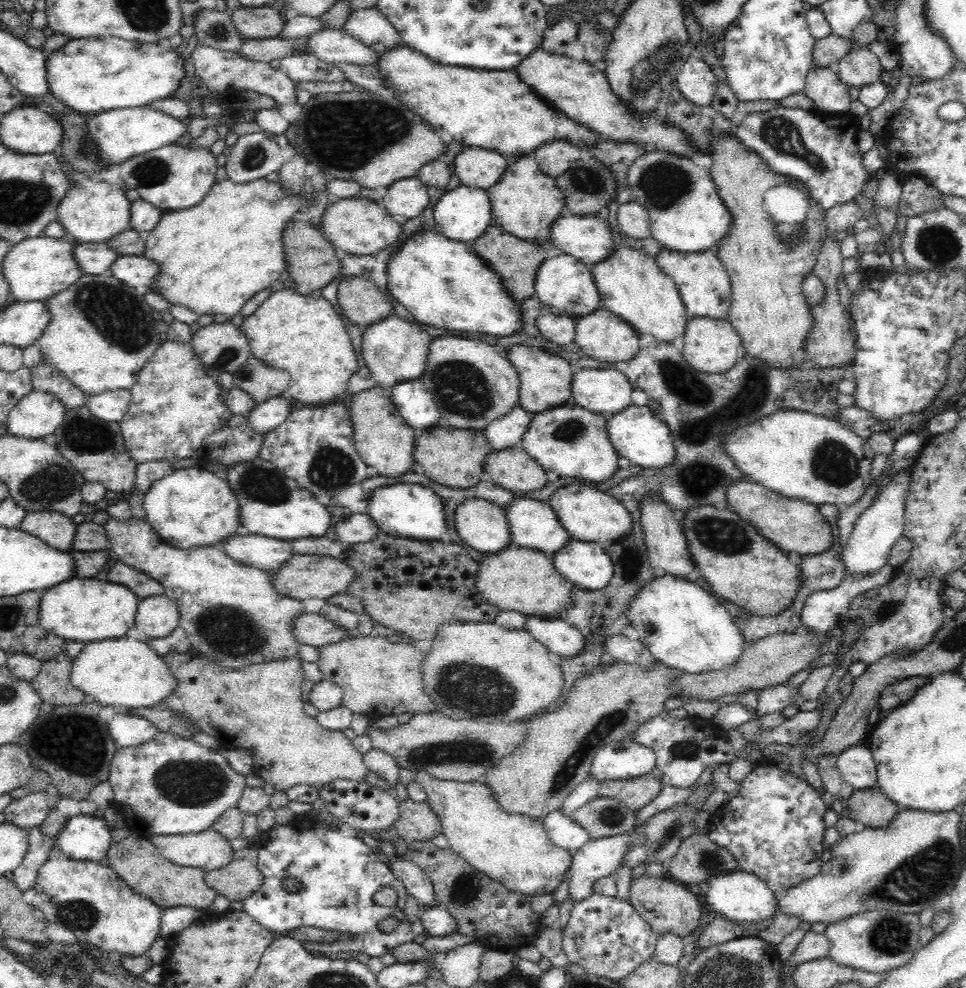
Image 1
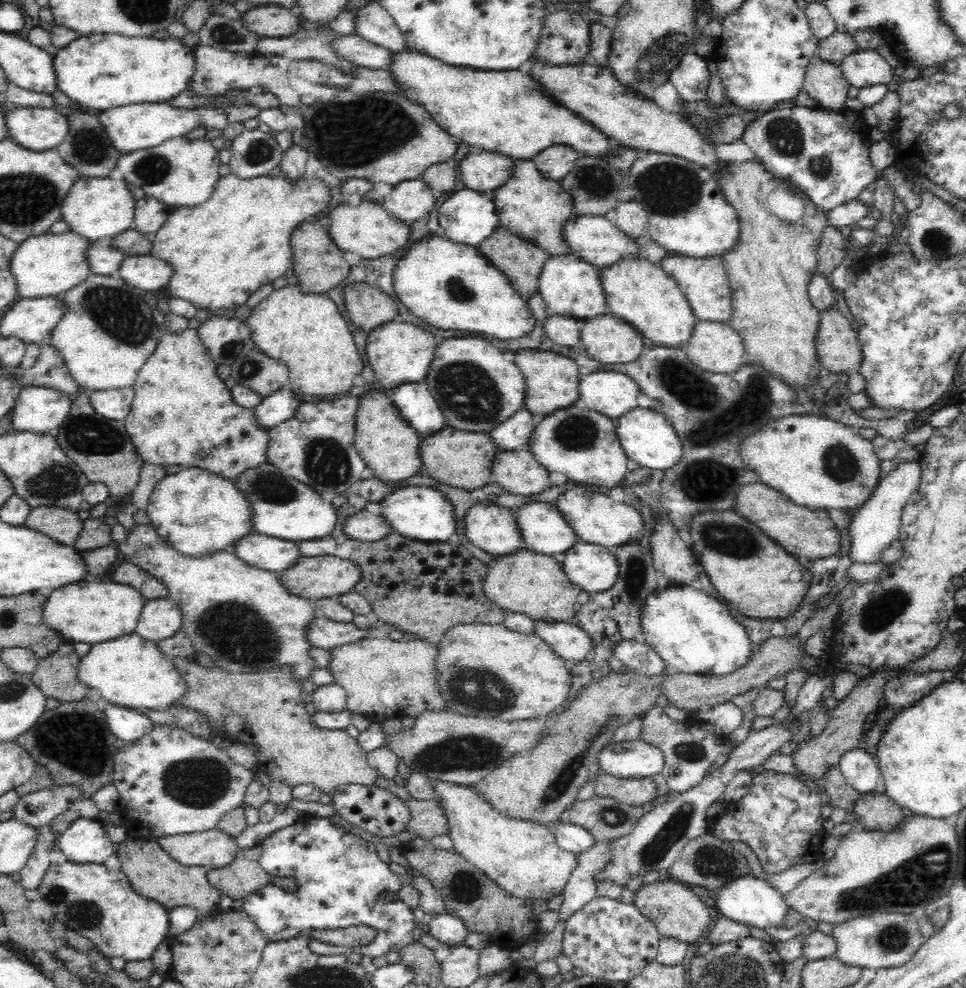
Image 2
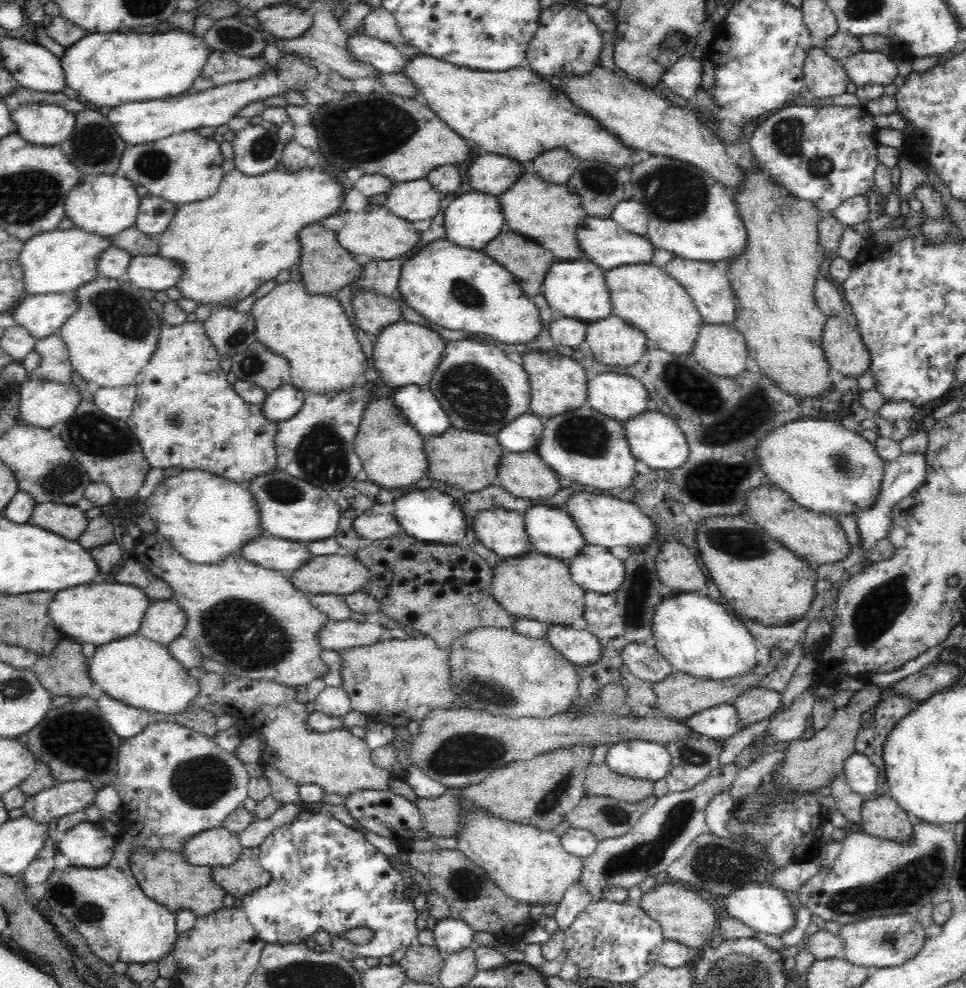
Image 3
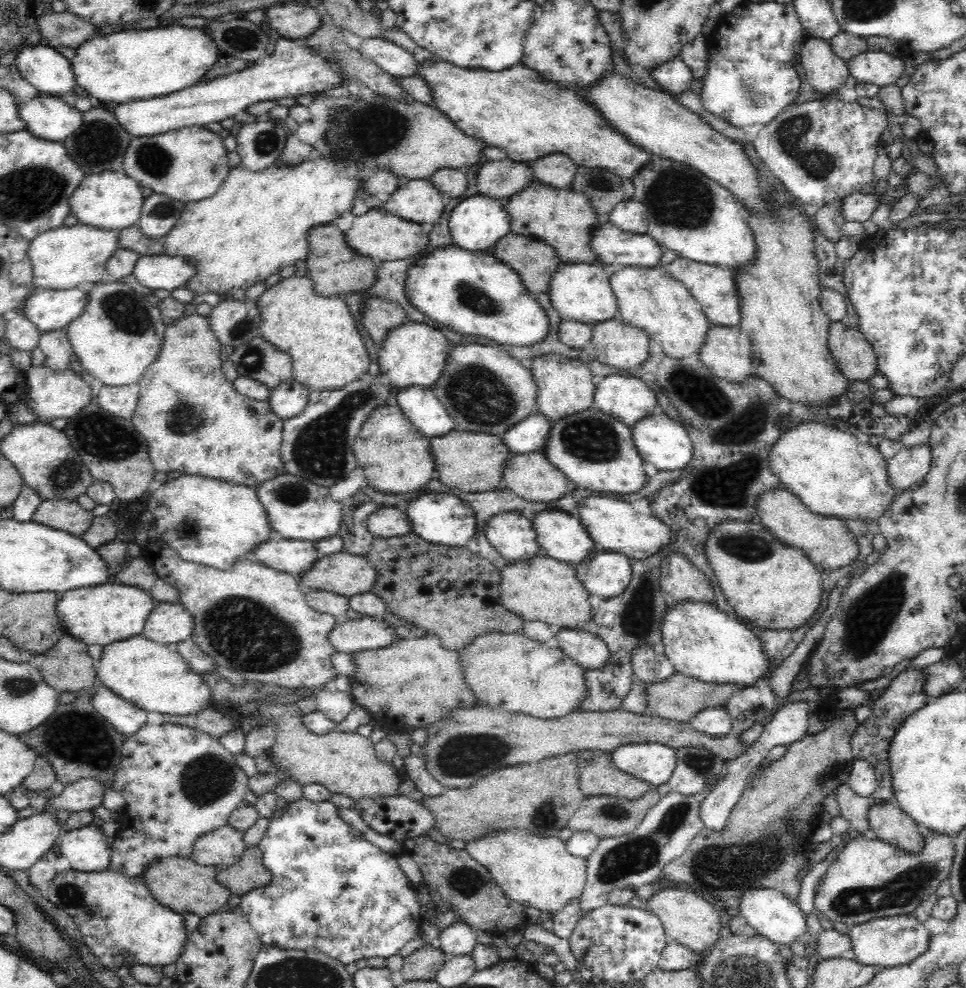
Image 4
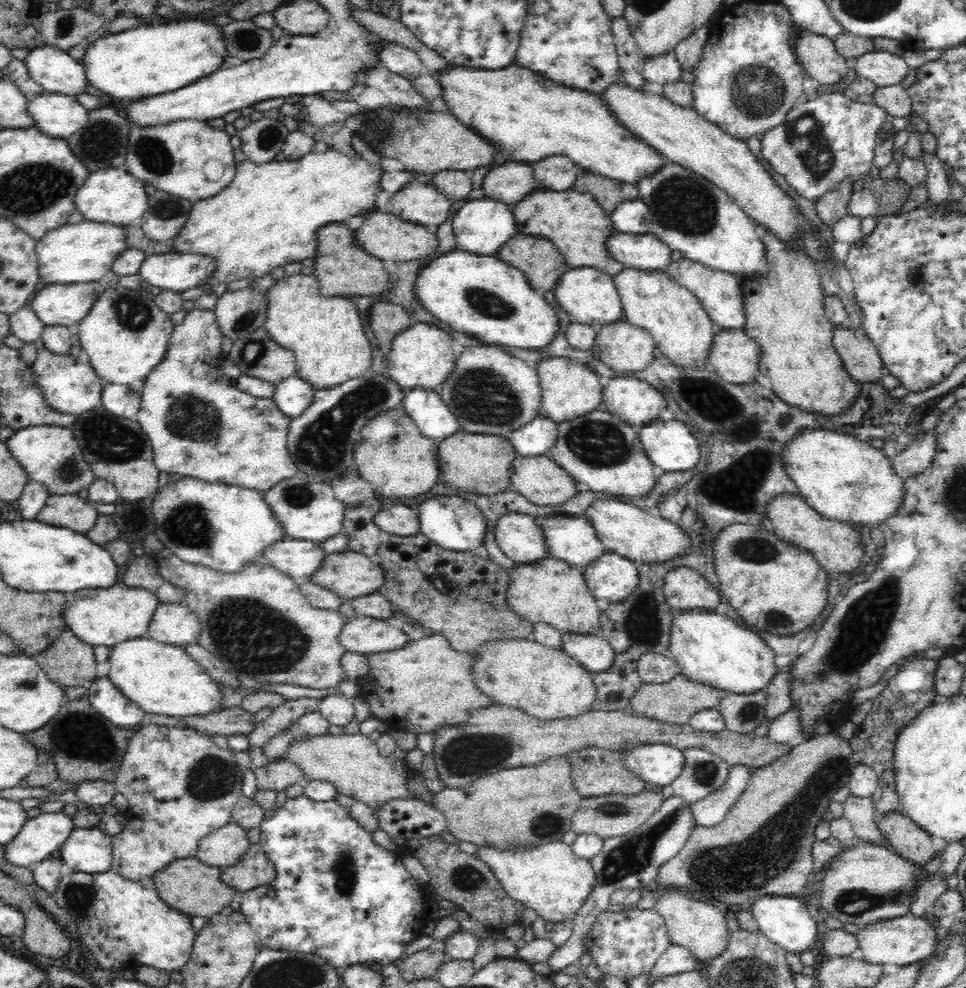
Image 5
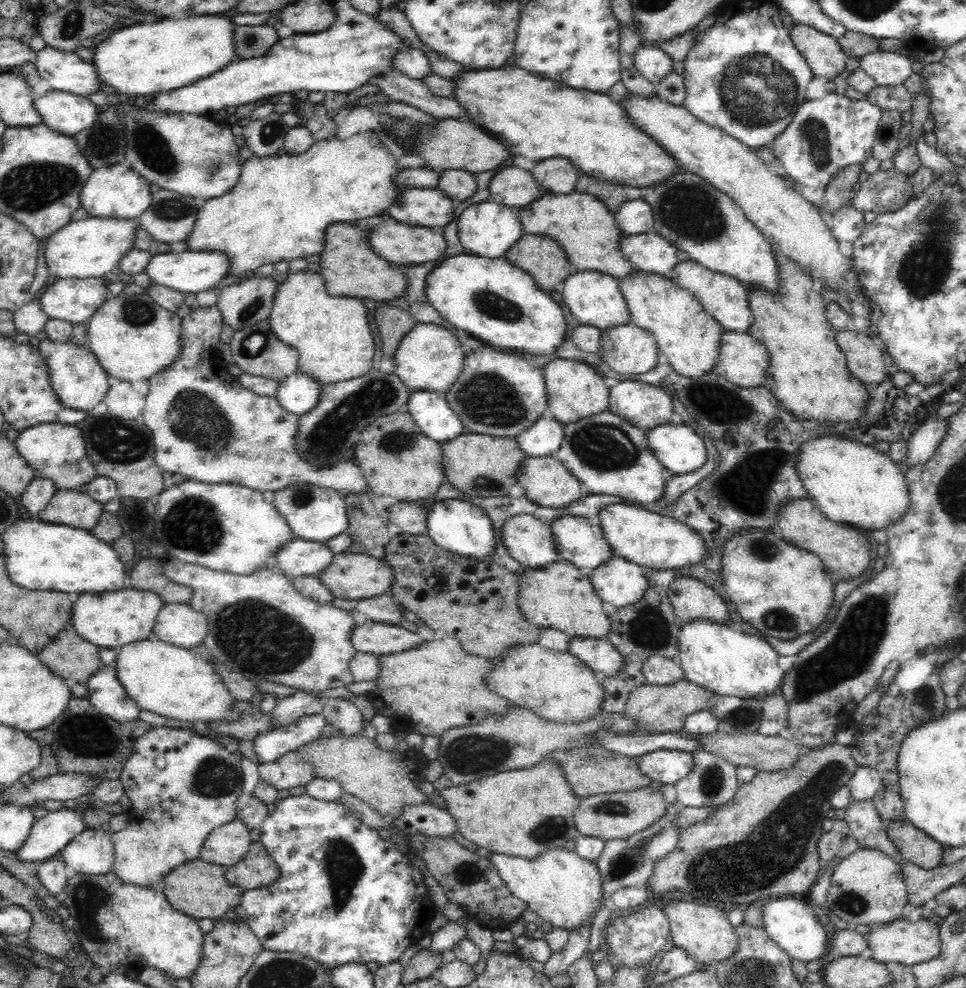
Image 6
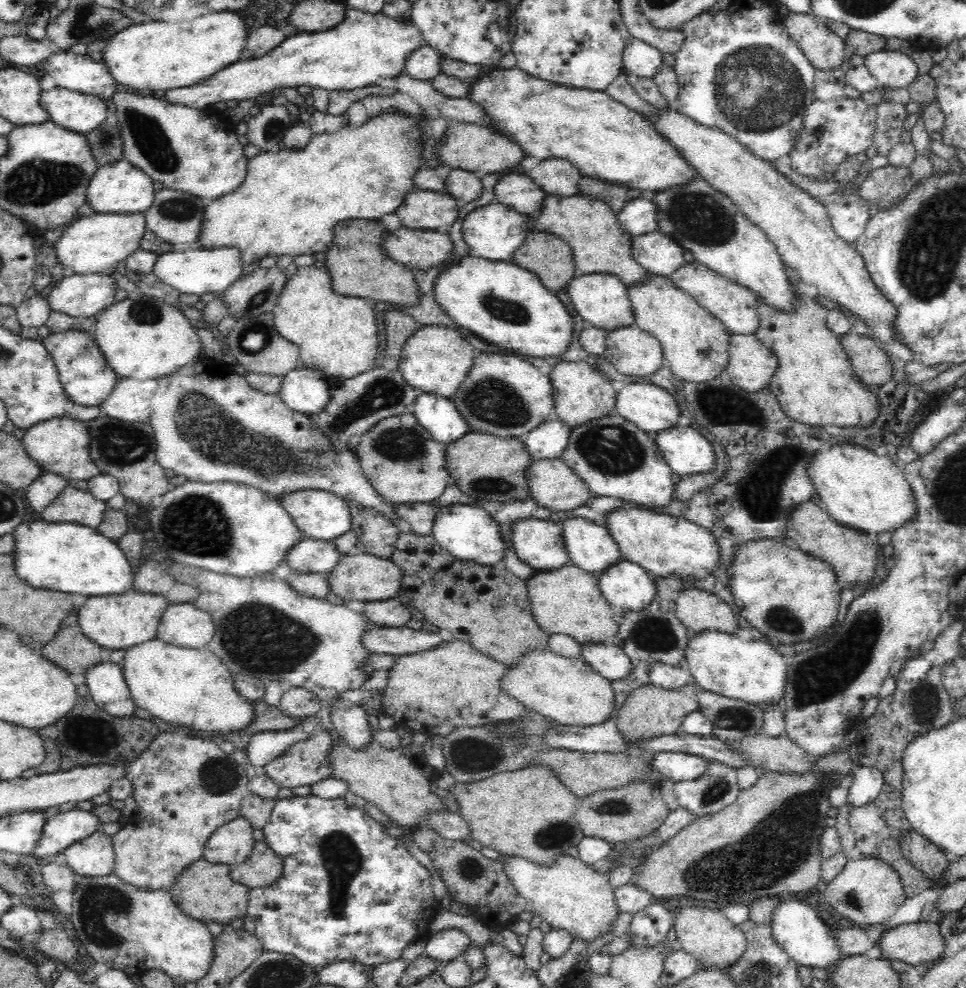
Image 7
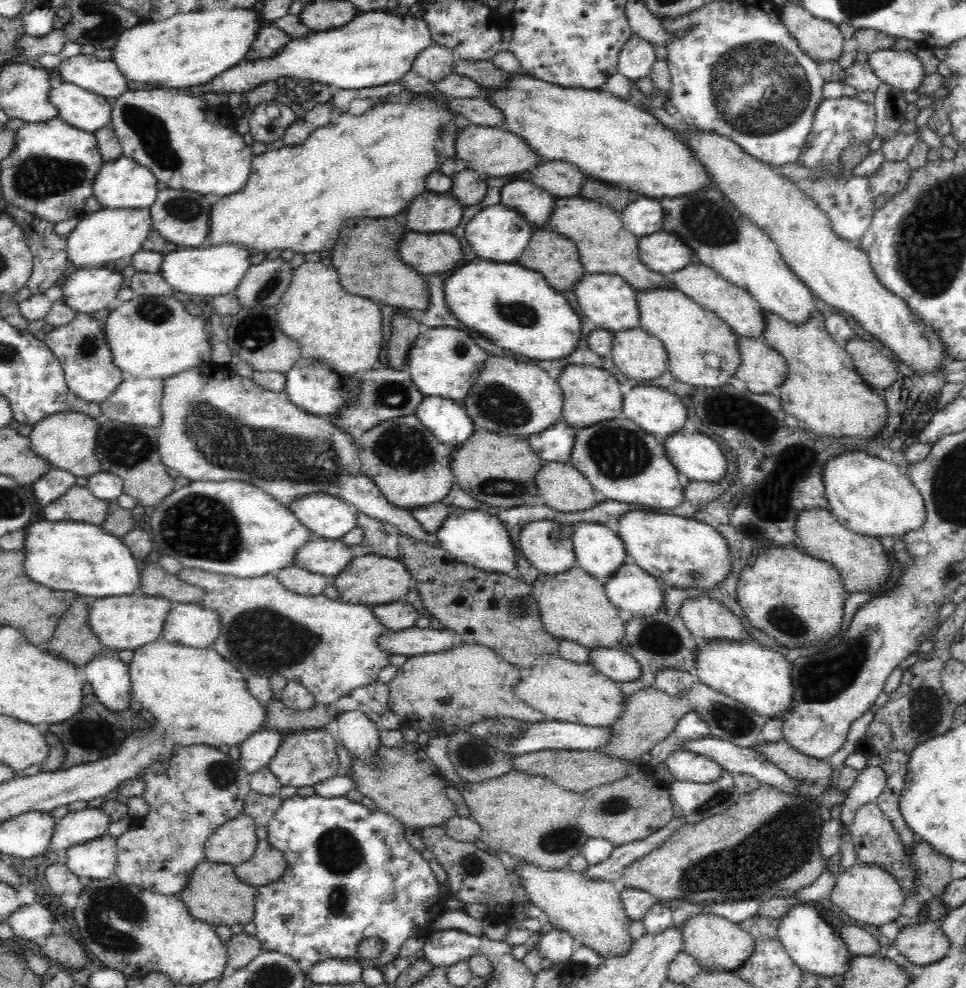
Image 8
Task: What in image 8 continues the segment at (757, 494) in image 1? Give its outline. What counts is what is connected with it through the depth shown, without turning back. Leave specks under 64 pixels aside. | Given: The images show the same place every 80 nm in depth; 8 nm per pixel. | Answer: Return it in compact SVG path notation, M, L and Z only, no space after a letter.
M812 508L799 515L795 522L795 533L799 548L818 560L832 563L842 577L844 591L847 594L878 590L884 584L886 574L892 570L886 550L878 538L864 536L848 530L837 521L829 509Z

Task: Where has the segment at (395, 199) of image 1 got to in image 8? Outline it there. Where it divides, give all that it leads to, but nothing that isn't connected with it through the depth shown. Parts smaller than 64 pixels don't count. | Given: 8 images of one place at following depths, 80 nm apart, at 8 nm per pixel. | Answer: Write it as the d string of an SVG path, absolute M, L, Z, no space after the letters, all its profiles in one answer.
M423 192L403 212L408 231L425 234L452 230L462 220L464 206L452 193Z

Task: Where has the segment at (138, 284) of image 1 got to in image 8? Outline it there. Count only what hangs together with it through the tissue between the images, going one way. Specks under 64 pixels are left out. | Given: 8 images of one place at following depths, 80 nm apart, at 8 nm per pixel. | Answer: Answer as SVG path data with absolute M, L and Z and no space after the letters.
M243 244L203 245L196 248L178 248L162 256L158 273L175 292L193 295L197 300L205 296L220 297L238 286L250 268L250 253Z

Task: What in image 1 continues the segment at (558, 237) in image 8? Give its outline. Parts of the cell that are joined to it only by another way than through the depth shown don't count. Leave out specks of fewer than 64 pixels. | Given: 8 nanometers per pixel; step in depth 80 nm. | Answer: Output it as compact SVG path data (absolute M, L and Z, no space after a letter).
M488 224L484 235L471 243L472 251L486 261L488 267L494 269L500 276L500 283L504 289L516 297L516 300L523 301L529 297L535 296L534 278L536 270L540 264L551 255L549 249L542 244L534 241L522 240L520 237L506 233L496 224Z

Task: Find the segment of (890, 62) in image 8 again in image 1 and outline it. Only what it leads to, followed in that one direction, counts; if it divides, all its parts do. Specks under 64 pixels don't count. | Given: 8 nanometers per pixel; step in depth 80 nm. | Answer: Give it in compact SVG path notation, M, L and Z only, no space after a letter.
M853 47L836 64L838 79L849 87L860 88L879 81L882 66L867 47Z

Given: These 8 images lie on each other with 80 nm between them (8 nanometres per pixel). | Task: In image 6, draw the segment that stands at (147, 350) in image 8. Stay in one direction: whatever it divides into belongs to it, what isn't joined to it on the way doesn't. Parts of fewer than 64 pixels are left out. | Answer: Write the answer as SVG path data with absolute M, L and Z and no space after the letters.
M124 291L118 295L111 295L90 316L86 322L87 336L90 341L90 349L99 366L107 373L111 381L127 381L134 383L138 380L148 381L158 372L170 367L180 354L182 354L182 322L172 312L168 312L156 304L148 294L126 294Z

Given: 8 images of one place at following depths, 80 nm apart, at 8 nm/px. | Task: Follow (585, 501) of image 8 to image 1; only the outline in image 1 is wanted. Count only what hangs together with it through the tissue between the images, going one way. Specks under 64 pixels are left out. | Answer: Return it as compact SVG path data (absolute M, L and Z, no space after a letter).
M520 443L514 447L493 449L483 461L485 477L512 492L530 492L546 484L545 470L523 450Z

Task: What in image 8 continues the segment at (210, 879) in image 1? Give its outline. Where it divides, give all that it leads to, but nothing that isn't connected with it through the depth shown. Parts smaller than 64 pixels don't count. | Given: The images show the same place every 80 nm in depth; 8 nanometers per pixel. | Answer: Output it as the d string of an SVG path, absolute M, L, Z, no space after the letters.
M260 838L251 860L234 865L233 871L241 881L256 888L275 883L286 868L283 853L273 848L267 838Z

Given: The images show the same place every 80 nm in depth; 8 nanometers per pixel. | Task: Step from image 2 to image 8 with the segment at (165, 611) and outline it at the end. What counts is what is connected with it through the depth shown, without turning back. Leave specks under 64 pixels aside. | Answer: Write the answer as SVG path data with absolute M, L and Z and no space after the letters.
M173 603L160 632L169 643L199 649L210 647L219 634L218 613L198 603Z

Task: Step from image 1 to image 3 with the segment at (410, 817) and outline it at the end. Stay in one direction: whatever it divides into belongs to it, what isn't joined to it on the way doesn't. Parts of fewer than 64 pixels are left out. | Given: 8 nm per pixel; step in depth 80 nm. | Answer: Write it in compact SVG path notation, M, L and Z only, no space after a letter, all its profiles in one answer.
M450 791L442 796L429 800L428 798L417 798L413 806L419 811L424 829L430 836L456 837L461 828L460 804Z

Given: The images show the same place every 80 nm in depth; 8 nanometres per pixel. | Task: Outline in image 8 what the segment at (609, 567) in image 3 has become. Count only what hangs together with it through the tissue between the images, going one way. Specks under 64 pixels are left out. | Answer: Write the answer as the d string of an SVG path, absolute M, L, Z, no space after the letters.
M625 562L622 567L618 568L614 576L604 580L604 584L608 600L618 608L618 615L624 621L635 618L636 616L649 618L663 607L662 594L664 590L662 590L663 586L660 581L634 562Z

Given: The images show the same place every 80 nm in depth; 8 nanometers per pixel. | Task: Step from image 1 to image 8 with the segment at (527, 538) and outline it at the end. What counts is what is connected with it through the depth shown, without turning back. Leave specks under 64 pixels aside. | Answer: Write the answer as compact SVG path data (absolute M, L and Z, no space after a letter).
M576 522L570 528L576 564L593 577L604 581L629 561L618 533L607 526Z

